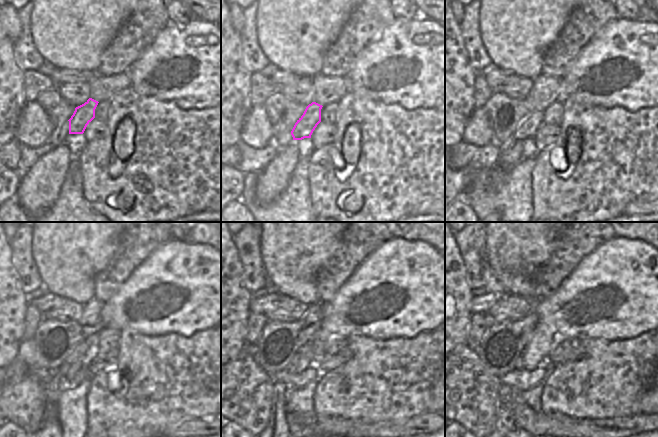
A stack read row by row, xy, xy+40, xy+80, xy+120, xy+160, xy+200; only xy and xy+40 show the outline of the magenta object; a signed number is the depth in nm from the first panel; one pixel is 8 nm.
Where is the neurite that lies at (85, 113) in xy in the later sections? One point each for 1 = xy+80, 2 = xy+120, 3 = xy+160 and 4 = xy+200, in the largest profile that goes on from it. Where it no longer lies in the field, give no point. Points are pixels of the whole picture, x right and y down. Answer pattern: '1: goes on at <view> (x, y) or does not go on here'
1: goes on at xy+80 (527, 129)
2: goes on at xy+120 (80, 350)
3: goes on at xy+160 (303, 350)
4: goes on at xy+200 (519, 365)

